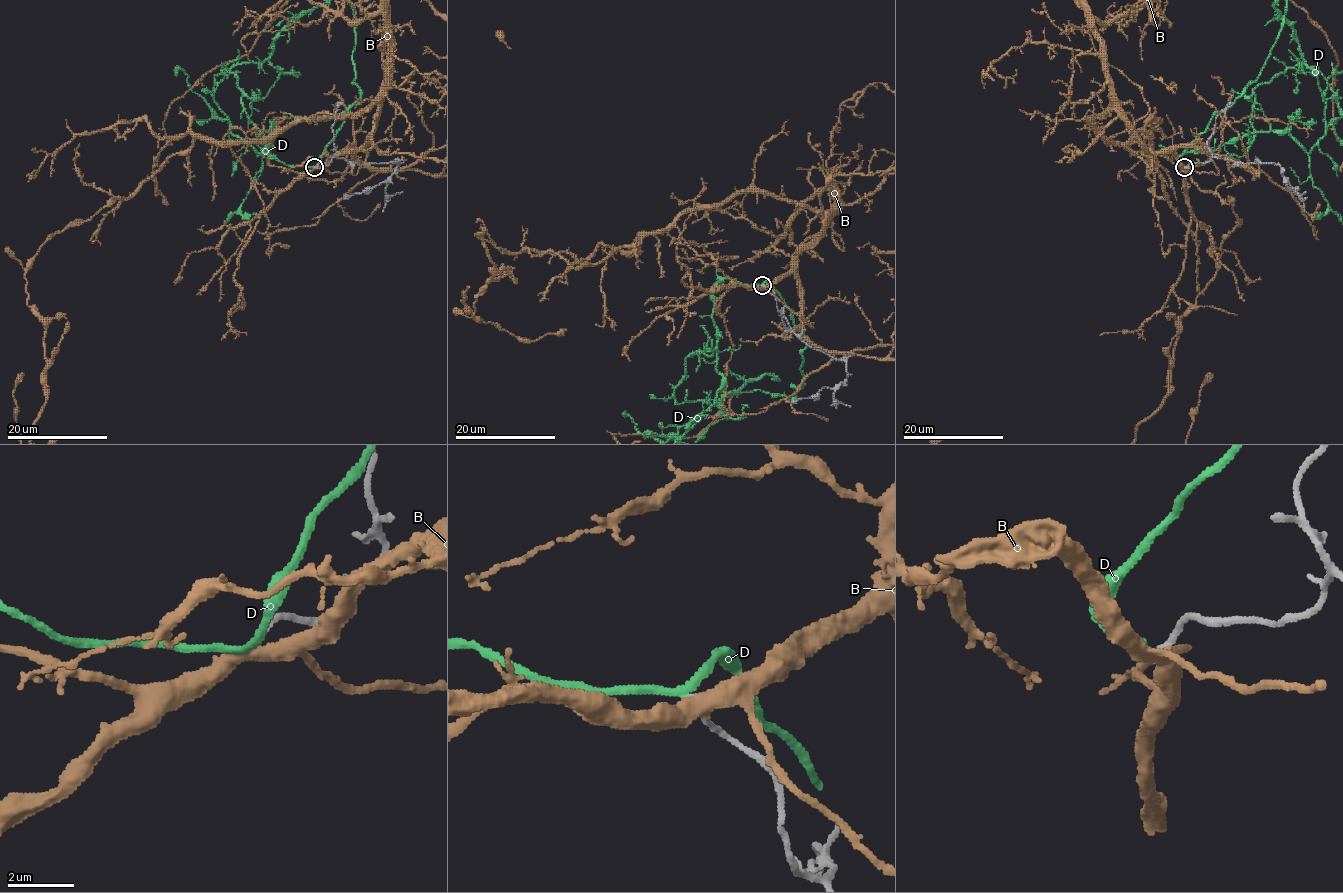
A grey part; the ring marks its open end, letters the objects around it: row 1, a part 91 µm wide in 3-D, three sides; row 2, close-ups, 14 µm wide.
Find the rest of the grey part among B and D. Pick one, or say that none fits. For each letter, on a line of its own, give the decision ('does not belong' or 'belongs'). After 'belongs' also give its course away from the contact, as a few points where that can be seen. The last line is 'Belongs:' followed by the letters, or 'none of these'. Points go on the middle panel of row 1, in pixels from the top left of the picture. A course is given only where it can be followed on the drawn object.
B: does not belong
D: belongs
Belongs: D

